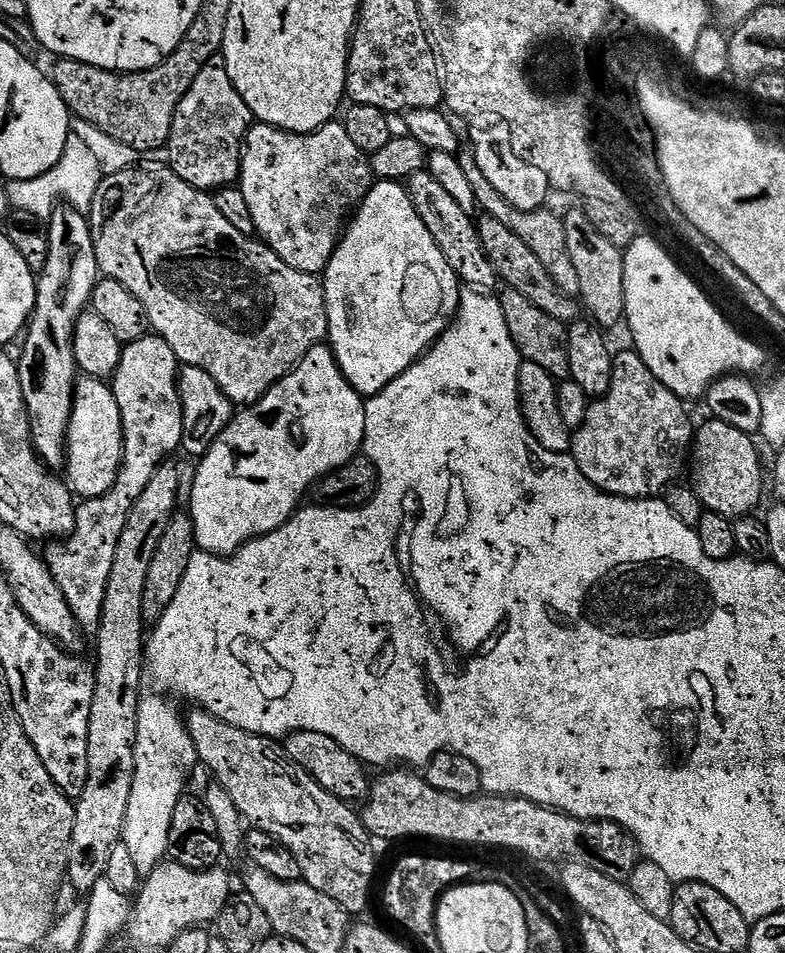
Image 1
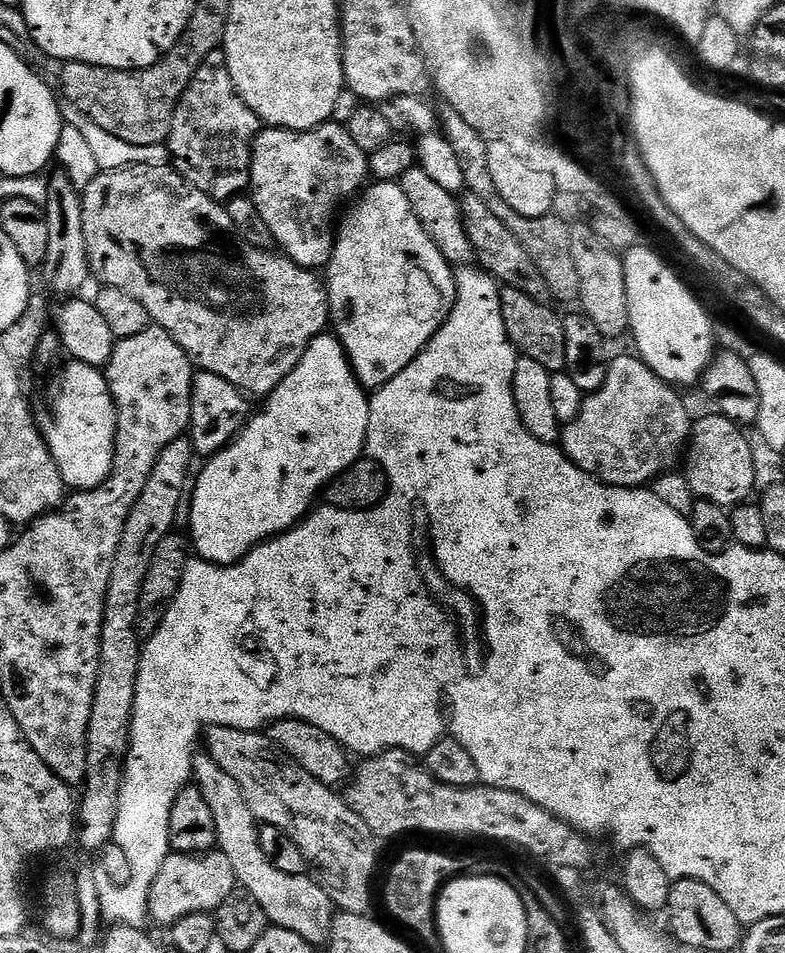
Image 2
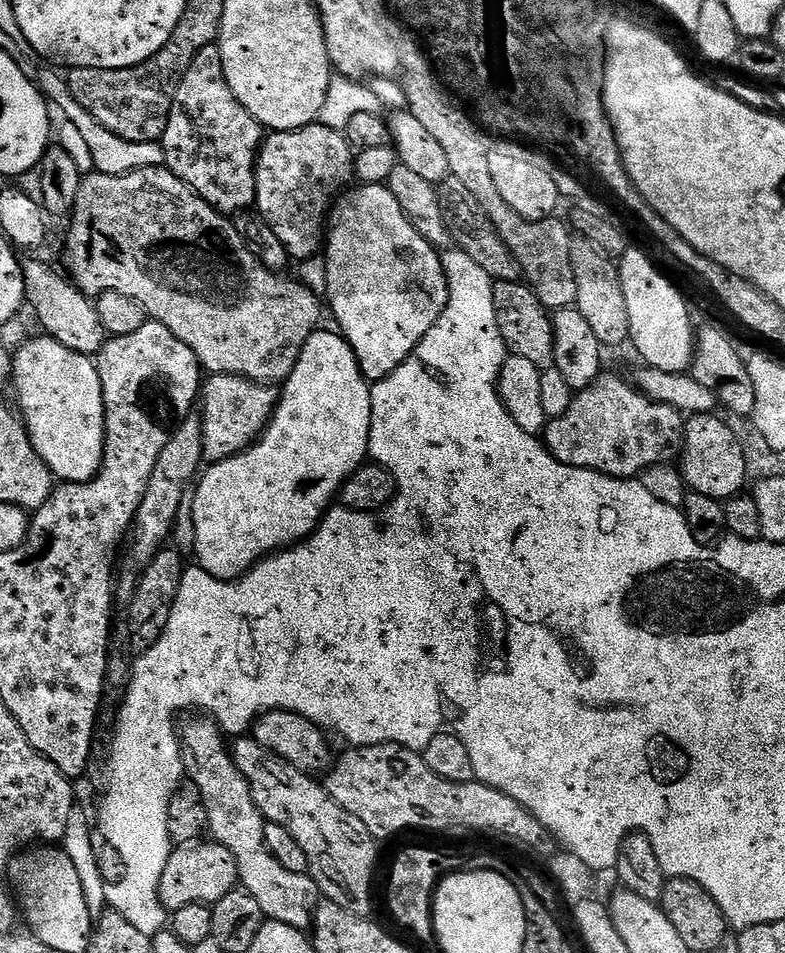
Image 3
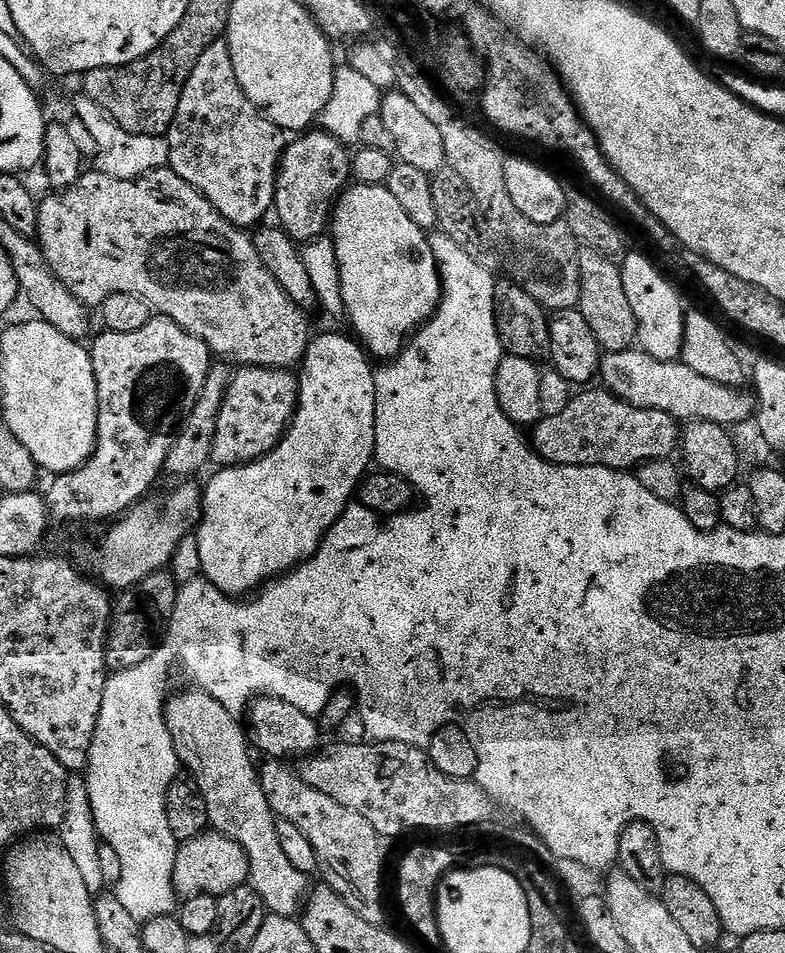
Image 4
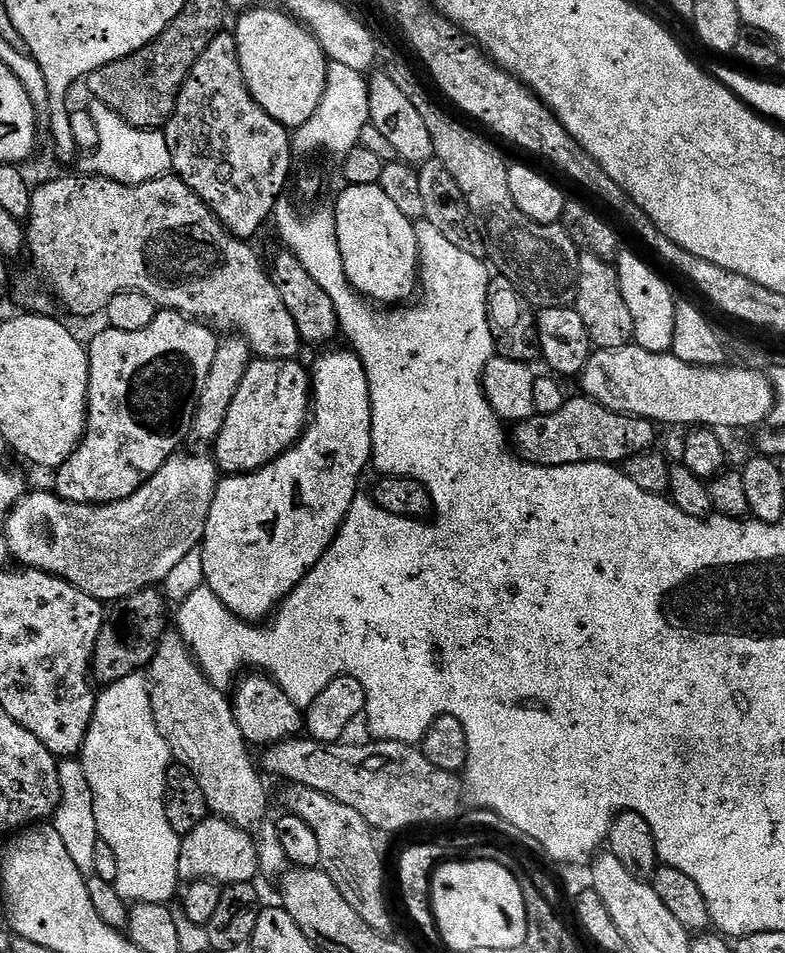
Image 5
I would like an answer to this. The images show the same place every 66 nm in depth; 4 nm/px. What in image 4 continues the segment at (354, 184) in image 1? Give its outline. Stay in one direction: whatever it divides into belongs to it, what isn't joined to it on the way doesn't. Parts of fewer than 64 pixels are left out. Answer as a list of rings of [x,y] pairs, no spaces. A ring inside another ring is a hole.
[[[308,130],[297,135],[284,149],[276,174],[274,216],[280,219],[277,220],[279,227],[297,242],[321,239],[329,227],[333,207],[351,175],[349,149],[330,133]]]

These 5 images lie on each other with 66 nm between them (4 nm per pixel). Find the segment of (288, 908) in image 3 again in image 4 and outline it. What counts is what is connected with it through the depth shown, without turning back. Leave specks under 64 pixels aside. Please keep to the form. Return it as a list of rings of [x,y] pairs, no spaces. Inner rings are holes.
[[[199,690],[191,691],[184,692],[181,696],[169,695],[164,705],[164,721],[172,735],[180,763],[186,769],[187,775],[196,781],[198,790],[206,802],[209,825],[215,831],[238,842],[238,846],[242,846],[248,859],[250,886],[262,898],[265,909],[274,916],[295,917],[301,911],[310,891],[310,880],[298,870],[294,870],[293,864],[286,859],[286,853],[282,851],[282,846],[278,842],[278,817],[272,812],[270,802],[266,802],[257,765],[252,765],[254,752],[250,747],[245,725],[237,717],[229,714],[226,706],[210,698],[210,694]]]

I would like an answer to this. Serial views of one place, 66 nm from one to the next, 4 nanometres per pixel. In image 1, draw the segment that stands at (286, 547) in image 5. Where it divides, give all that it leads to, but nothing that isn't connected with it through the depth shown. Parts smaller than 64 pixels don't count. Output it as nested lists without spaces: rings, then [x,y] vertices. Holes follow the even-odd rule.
[[[322,343],[312,347],[306,354],[306,358],[302,358],[302,362],[298,367],[292,372],[287,372],[257,404],[249,404],[243,410],[237,411],[231,422],[226,426],[226,430],[222,430],[222,434],[212,443],[208,453],[199,457],[197,463],[197,477],[194,481],[193,500],[190,505],[190,515],[196,531],[197,549],[215,556],[231,556],[243,544],[248,544],[258,536],[264,536],[267,532],[273,532],[281,528],[301,507],[302,501],[300,499],[309,495],[310,489],[316,481],[321,480],[326,474],[338,470],[346,462],[353,460],[355,456],[361,455],[364,446],[364,435],[366,434],[365,403],[365,397],[356,392],[354,386],[350,386],[350,382],[342,374],[331,347],[327,343]]]

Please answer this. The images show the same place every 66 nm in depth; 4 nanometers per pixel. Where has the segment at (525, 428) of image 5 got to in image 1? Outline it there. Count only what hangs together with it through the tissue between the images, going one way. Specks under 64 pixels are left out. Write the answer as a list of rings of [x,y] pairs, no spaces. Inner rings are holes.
[[[634,350],[617,351],[614,356],[614,378],[610,390],[588,405],[586,422],[575,429],[572,437],[571,455],[578,462],[578,470],[590,478],[590,482],[600,492],[611,496],[621,496],[627,500],[650,500],[667,493],[685,475],[686,465],[693,451],[694,423],[688,417],[685,401],[674,394],[650,371],[650,366]]]

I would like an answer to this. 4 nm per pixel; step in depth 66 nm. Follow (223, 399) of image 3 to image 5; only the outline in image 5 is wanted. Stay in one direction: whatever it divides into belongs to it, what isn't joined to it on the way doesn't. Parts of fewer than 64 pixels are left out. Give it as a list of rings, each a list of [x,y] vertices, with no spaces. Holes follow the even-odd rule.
[[[259,358],[253,359],[249,363],[246,374],[242,378],[242,382],[238,386],[238,390],[234,394],[234,398],[230,402],[230,408],[226,410],[226,420],[222,422],[222,430],[216,436],[214,441],[214,459],[216,461],[216,467],[221,473],[229,476],[240,476],[243,472],[256,472],[259,468],[266,467],[270,462],[274,462],[283,452],[287,452],[289,448],[295,445],[299,440],[301,433],[304,432],[305,427],[310,419],[310,397],[312,395],[312,382],[310,379],[310,372],[307,367],[303,368],[300,365],[299,359],[295,360],[262,360]]]

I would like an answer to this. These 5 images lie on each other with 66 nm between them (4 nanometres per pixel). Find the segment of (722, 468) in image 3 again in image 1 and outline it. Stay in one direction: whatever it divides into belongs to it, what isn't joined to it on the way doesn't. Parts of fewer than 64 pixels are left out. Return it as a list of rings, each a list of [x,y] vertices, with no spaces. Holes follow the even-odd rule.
[[[708,418],[701,427],[697,427],[690,458],[690,486],[707,511],[731,520],[751,515],[762,498],[762,465],[764,462],[755,439],[749,433],[735,430],[734,426],[715,418]]]

